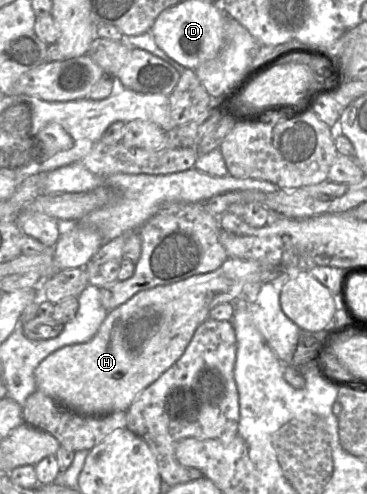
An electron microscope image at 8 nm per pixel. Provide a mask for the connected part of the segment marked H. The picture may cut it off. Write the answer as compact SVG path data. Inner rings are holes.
M228 258L212 272L138 292L127 302L108 312L91 340L64 346L48 355L34 372L37 389L63 407L80 415L104 415L127 411L135 398L181 357L196 328L209 318L210 311L219 304L231 303L239 299L247 283L259 280L259 272L262 269L280 269L281 273L285 272L282 267L263 267L253 260ZM142 319L148 321L150 331L142 341L141 348L132 350L127 339L127 328Z

